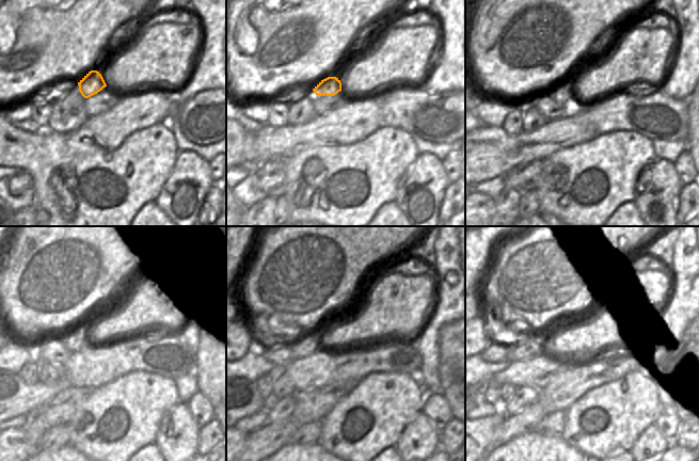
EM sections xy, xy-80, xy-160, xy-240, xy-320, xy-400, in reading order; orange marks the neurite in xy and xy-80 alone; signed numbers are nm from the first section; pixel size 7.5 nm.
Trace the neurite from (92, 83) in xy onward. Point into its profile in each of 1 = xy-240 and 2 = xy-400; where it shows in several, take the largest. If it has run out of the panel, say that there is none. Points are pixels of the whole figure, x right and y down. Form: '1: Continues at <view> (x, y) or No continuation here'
1: Continues at xy-240 (79, 338)
2: Continues at xy-400 (533, 346).

